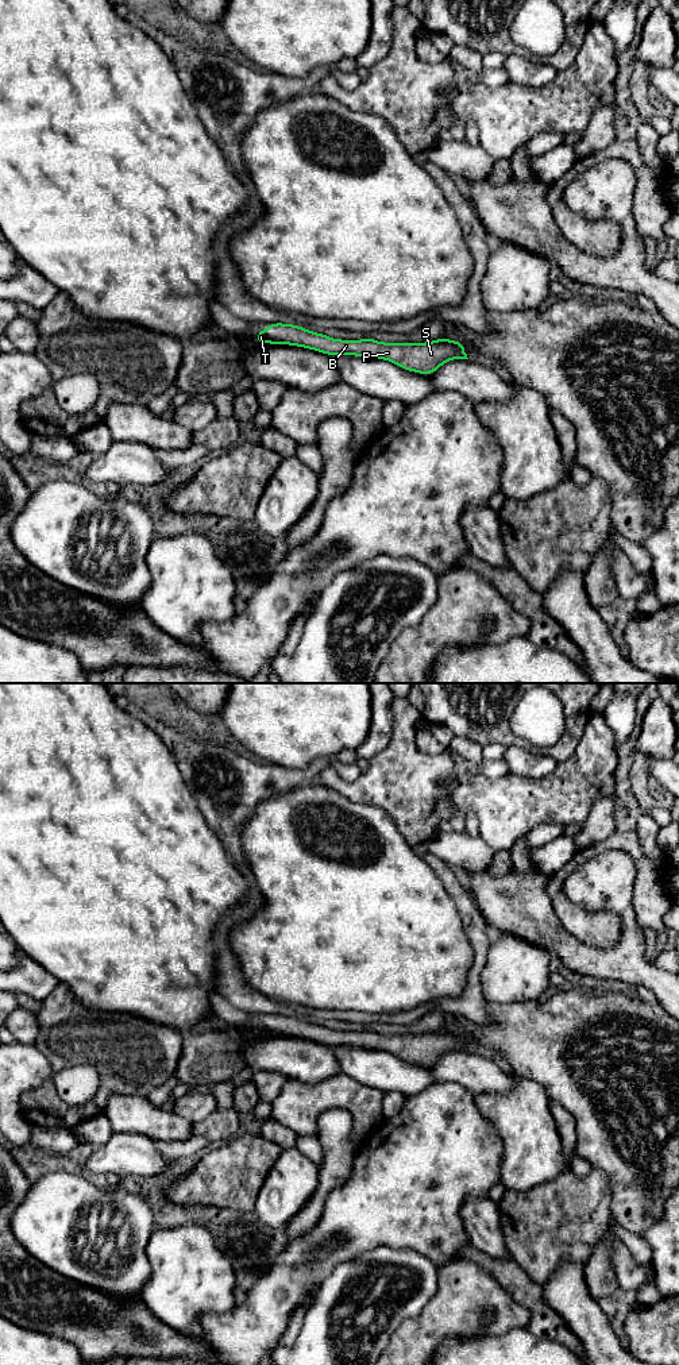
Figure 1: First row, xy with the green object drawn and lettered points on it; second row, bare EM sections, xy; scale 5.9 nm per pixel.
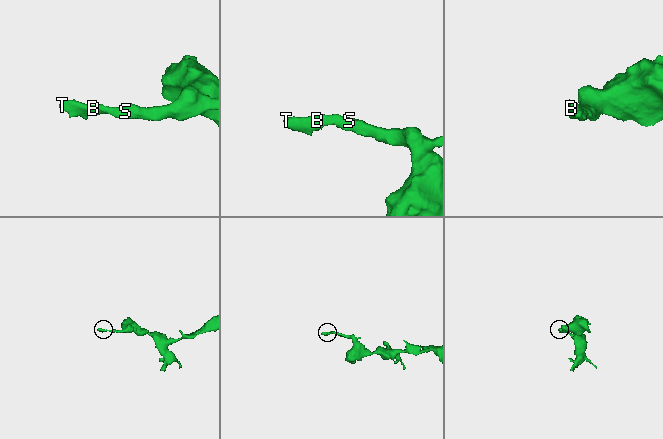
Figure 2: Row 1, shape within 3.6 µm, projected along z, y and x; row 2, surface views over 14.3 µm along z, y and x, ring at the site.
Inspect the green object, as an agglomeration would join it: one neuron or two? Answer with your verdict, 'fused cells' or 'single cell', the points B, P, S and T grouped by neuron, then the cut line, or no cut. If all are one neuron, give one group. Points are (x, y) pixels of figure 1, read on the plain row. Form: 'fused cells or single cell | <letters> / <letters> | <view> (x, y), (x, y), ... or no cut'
single cell | B P S T | no cut

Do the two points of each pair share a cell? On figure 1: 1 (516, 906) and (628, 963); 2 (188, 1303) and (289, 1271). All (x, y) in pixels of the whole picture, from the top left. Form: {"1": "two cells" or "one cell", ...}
{"1": "one cell", "2": "two cells"}

